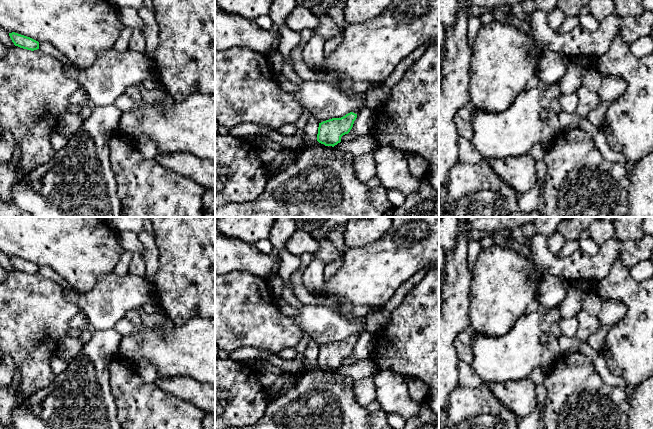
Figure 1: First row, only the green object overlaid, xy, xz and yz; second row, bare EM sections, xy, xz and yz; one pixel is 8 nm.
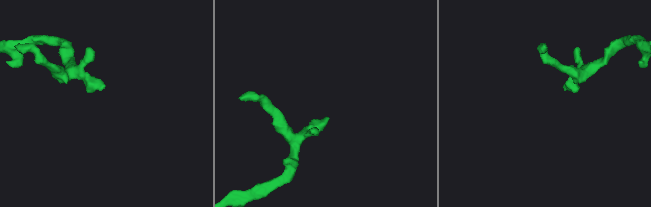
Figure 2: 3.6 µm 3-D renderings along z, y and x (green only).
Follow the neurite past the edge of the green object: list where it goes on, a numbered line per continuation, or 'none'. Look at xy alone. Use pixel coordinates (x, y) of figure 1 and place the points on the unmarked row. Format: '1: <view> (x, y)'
none

